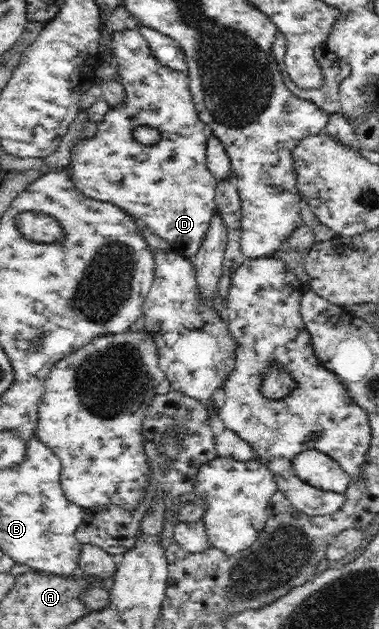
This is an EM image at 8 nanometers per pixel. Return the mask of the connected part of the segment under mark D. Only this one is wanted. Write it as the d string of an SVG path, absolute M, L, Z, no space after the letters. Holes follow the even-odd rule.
M138 27L114 31L111 38L112 55L118 63L119 82L125 88L124 102L110 108L102 122L97 123L94 136L79 140L70 150L71 182L85 197L110 202L124 209L149 227L151 232L167 240L177 253L193 260L215 212L214 198L218 183L207 167L206 125L199 120L198 110L192 100L188 73L160 65ZM136 128L157 128L161 134L158 144L150 146L138 143L132 135L132 130Z

